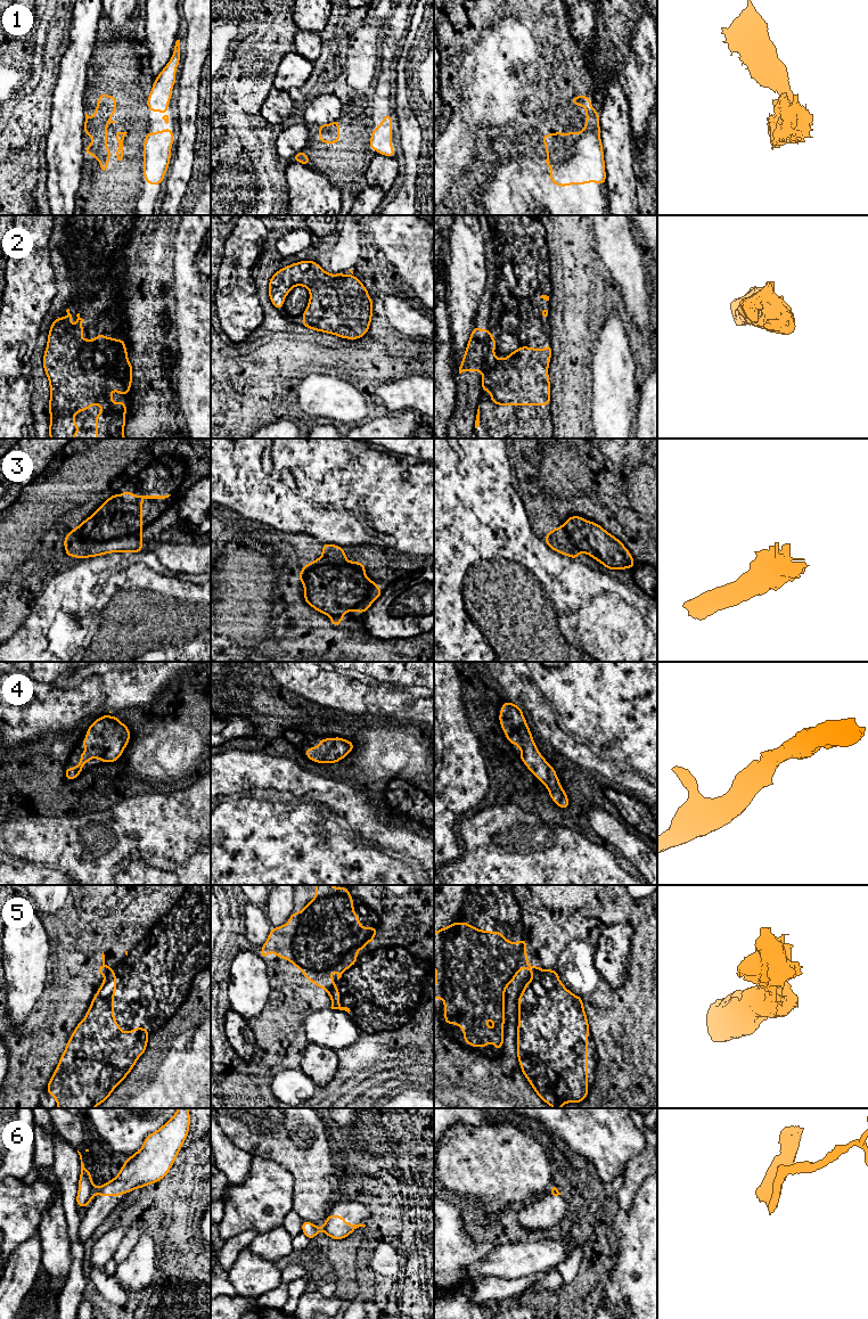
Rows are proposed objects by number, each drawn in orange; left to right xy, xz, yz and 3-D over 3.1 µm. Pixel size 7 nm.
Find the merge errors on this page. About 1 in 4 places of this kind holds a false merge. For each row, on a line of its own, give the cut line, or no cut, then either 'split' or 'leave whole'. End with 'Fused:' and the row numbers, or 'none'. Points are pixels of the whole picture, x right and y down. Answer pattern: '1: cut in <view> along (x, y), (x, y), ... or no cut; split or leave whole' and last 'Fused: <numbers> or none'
1: no cut; leave whole
2: no cut; leave whole
3: no cut; leave whole
4: no cut; leave whole
5: cut in xz along (334, 985), (329, 994); split
6: cut in xy along (96, 1190), (93, 1193); split
Fused: 5, 6

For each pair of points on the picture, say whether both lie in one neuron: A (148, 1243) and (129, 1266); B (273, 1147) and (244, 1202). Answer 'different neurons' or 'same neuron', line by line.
A: same neuron
B: different neurons

